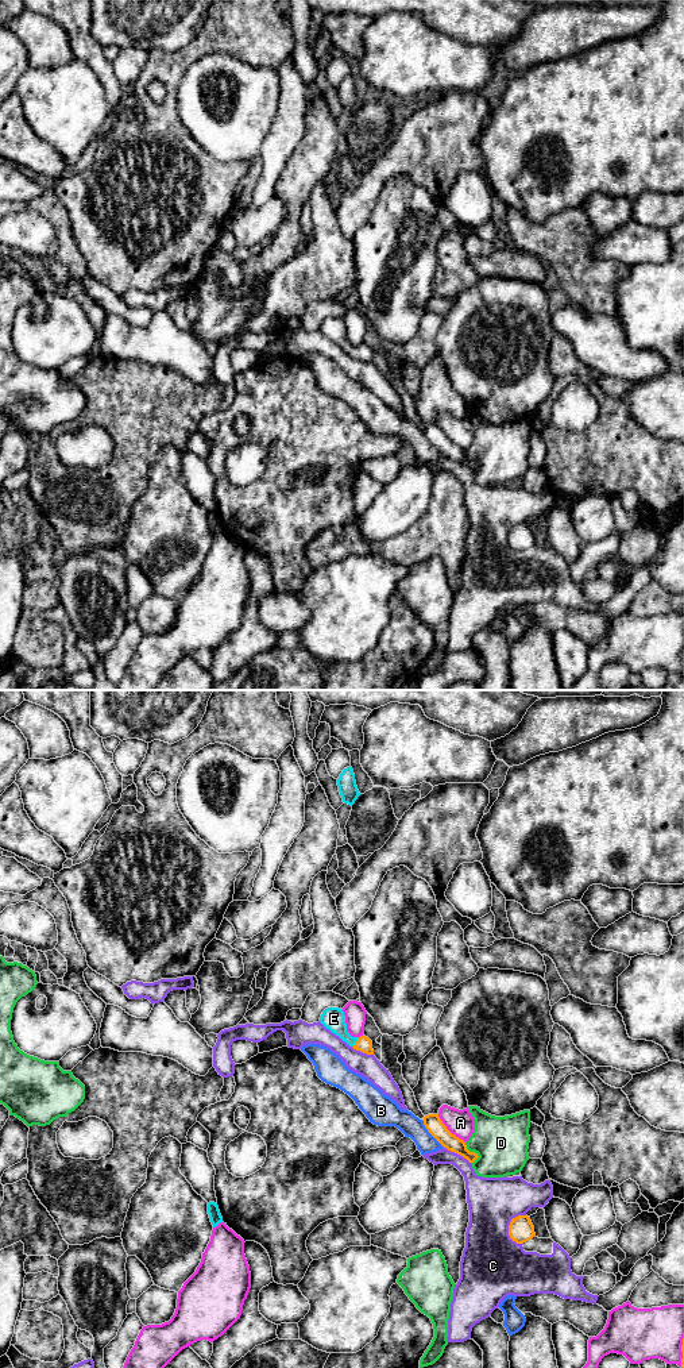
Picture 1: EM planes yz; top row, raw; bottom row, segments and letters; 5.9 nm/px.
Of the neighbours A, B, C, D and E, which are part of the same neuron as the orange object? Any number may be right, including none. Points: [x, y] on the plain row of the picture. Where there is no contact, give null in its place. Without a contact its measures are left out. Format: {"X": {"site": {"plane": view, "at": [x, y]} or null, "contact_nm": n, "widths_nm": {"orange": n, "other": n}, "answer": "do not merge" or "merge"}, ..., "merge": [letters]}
{"A": {"site": {"plane": "yz", "at": [448, 439]}, "contact_nm": 240, "widths_nm": {"orange": 100, "other": 160}, "answer": "do not merge"}, "B": {"site": {"plane": "yz", "at": [431, 442]}, "contact_nm": 220, "widths_nm": {"orange": 100, "other": 130}, "answer": "do not merge"}, "C": {"site": {"plane": "yz", "at": [509, 534]}, "contact_nm": 190, "widths_nm": {"orange": 150, "other": 360}, "answer": "do not merge"}, "D": {"site": {"plane": "yz", "at": [474, 461]}, "contact_nm": 140, "widths_nm": {"orange": 100, "other": 320}, "answer": "do not merge"}, "E": {"site": {"plane": "yz", "at": [355, 351]}, "contact_nm": 80, "widths_nm": {"orange": 90, "other": 140}, "answer": "merge"}, "merge": ["E"]}

